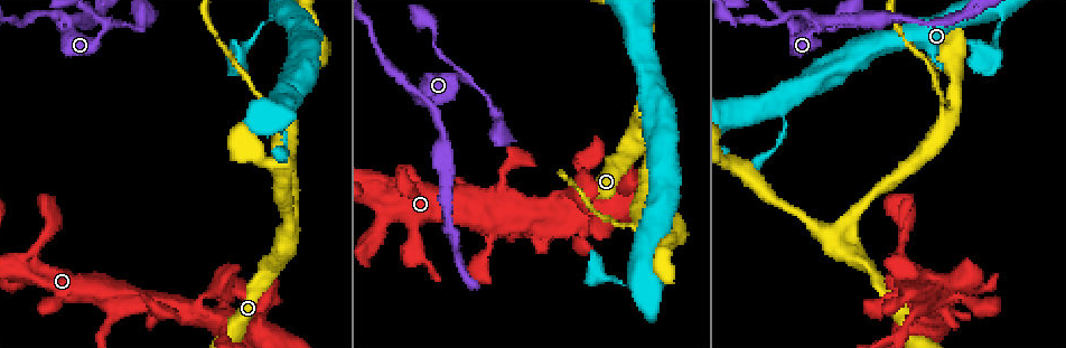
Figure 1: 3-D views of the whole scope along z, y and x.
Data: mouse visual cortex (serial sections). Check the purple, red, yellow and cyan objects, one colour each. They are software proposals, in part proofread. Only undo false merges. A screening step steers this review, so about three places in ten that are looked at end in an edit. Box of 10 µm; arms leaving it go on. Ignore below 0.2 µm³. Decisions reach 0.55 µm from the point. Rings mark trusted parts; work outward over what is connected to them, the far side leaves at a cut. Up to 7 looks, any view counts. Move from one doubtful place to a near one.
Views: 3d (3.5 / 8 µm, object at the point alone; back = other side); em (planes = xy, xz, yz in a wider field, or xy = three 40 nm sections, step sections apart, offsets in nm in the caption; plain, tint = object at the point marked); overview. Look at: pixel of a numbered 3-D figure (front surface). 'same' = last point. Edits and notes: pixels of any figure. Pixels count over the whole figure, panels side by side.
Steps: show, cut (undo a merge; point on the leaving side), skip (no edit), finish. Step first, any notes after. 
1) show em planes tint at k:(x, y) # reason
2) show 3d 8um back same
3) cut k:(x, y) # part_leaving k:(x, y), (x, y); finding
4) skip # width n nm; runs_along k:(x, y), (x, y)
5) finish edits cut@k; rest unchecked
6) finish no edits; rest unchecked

show 3d 3.5um at 1:(840, 226)

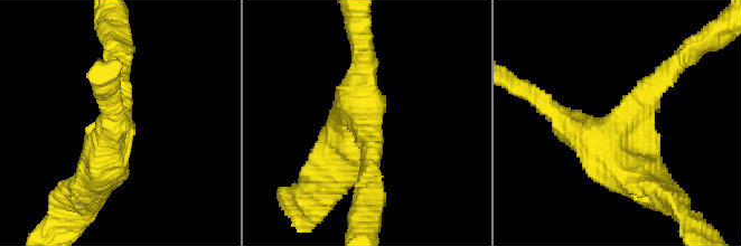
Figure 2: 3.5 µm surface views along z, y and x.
show em planes tint at 2:(365, 121) # arms 3; arm_widths 300, 300, 450 nm; shape alone is not enough

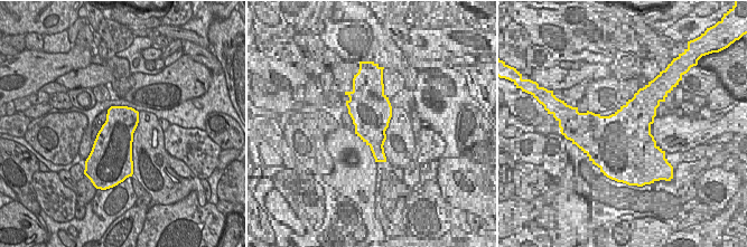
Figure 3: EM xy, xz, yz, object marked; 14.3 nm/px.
skip # runs_along 2:(88, 191), (105, 171), (119, 85); continuous, no second cell

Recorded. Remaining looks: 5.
show 3d 3.5um at 1:(948, 121) # side arm on a straight run

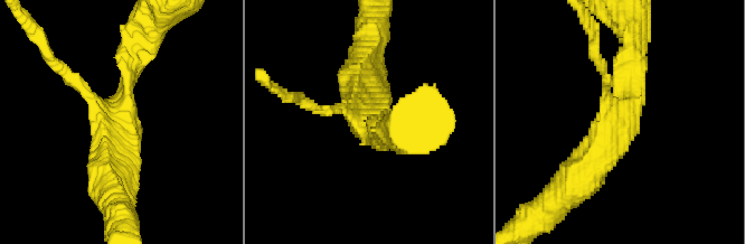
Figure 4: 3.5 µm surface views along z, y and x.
show em planes tint at 4:(364, 117) # arms 3; arm_widths 150, 250, 500 nm; now the EM

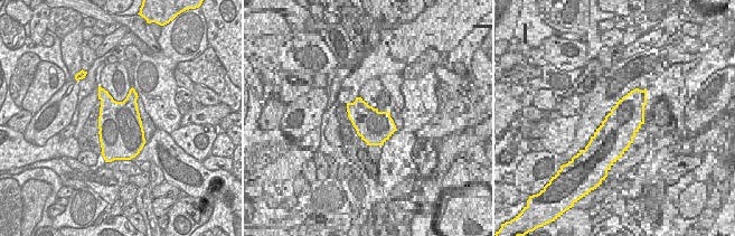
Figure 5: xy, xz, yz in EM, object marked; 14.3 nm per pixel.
skip # runs_along 4:(572, 190), (623, 121), (635, 59); all the same cell

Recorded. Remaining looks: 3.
show 3d 3.5um back at 1:(263, 23) # abrupt turn

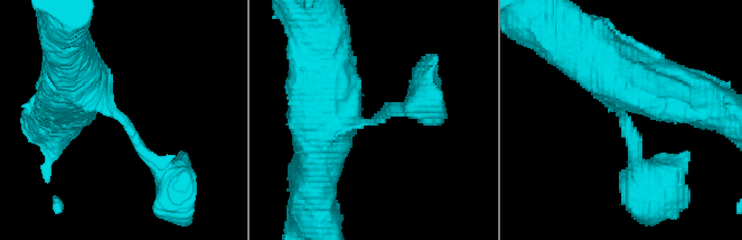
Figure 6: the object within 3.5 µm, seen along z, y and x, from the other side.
show em xy step 3 plain at 6:(122, 116) # arm_widths 200, 700 nm

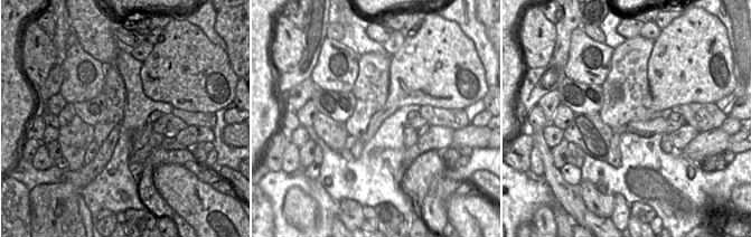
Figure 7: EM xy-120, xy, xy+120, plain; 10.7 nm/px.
show em xy step 3 tint same

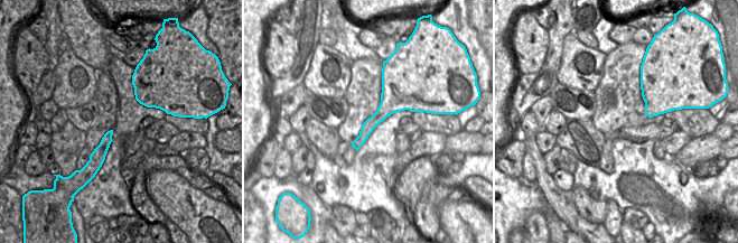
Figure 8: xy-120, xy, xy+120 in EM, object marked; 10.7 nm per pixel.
skip # runs_along 8:(386, 77), (388, 106), (356, 146); continuous, no second cell

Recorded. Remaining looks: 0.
finish no edits; rest unchecked

